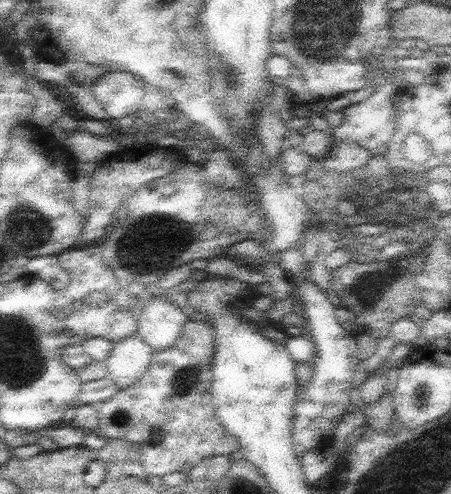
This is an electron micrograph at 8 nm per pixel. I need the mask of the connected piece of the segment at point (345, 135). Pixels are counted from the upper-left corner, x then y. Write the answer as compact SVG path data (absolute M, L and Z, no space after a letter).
M383 82L381 88L377 88L367 100L361 100L357 104L351 104L343 110L339 110L343 114L343 122L337 128L331 128L333 134L333 144L341 144L341 142L355 142L361 148L367 148L373 156L383 156L387 152L389 140L393 136L393 128L395 128L395 104L393 102L393 94L399 88L395 86L395 82Z

